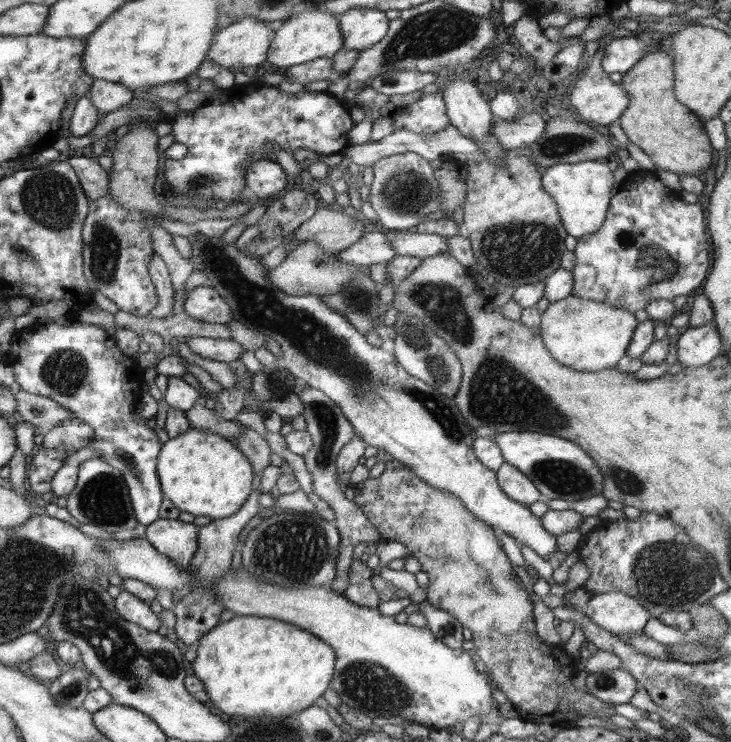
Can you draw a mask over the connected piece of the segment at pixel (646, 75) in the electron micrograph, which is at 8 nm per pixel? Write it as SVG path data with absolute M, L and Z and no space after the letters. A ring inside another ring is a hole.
M654 49L644 54L644 58L640 58L640 62L624 74L619 84L623 85L631 102L618 122L629 141L648 154L656 169L663 168L678 175L698 175L706 172L713 163L714 148L703 121L687 105L674 98L674 65L671 56Z

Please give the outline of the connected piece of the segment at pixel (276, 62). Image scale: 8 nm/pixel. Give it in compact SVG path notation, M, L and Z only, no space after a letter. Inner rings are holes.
M318 6L299 12L294 18L276 24L266 62L274 68L288 69L320 58L332 58L343 50L343 33L336 14Z

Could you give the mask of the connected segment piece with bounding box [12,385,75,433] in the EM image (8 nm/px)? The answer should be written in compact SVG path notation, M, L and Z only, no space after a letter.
M17 385L12 390L16 399L16 415L41 433L62 425L64 420L75 418L70 410L50 398L26 392Z

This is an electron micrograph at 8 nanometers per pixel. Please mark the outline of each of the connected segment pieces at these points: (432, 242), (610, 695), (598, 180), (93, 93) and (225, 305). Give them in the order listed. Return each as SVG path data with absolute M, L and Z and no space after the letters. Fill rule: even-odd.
M384 229L384 233L398 256L415 256L425 259L448 251L446 237L420 234L415 230L388 231Z
M623 667L606 672L590 673L586 678L588 692L605 703L628 704L640 687L639 682Z
M585 160L576 164L555 164L542 172L543 189L556 200L559 216L570 236L577 239L594 234L607 218L610 211L614 176L605 162Z
M100 79L94 80L88 93L92 106L101 114L120 110L134 98L132 90L123 84Z
M206 284L188 291L184 312L194 320L212 324L227 324L234 319L229 302L215 288Z

